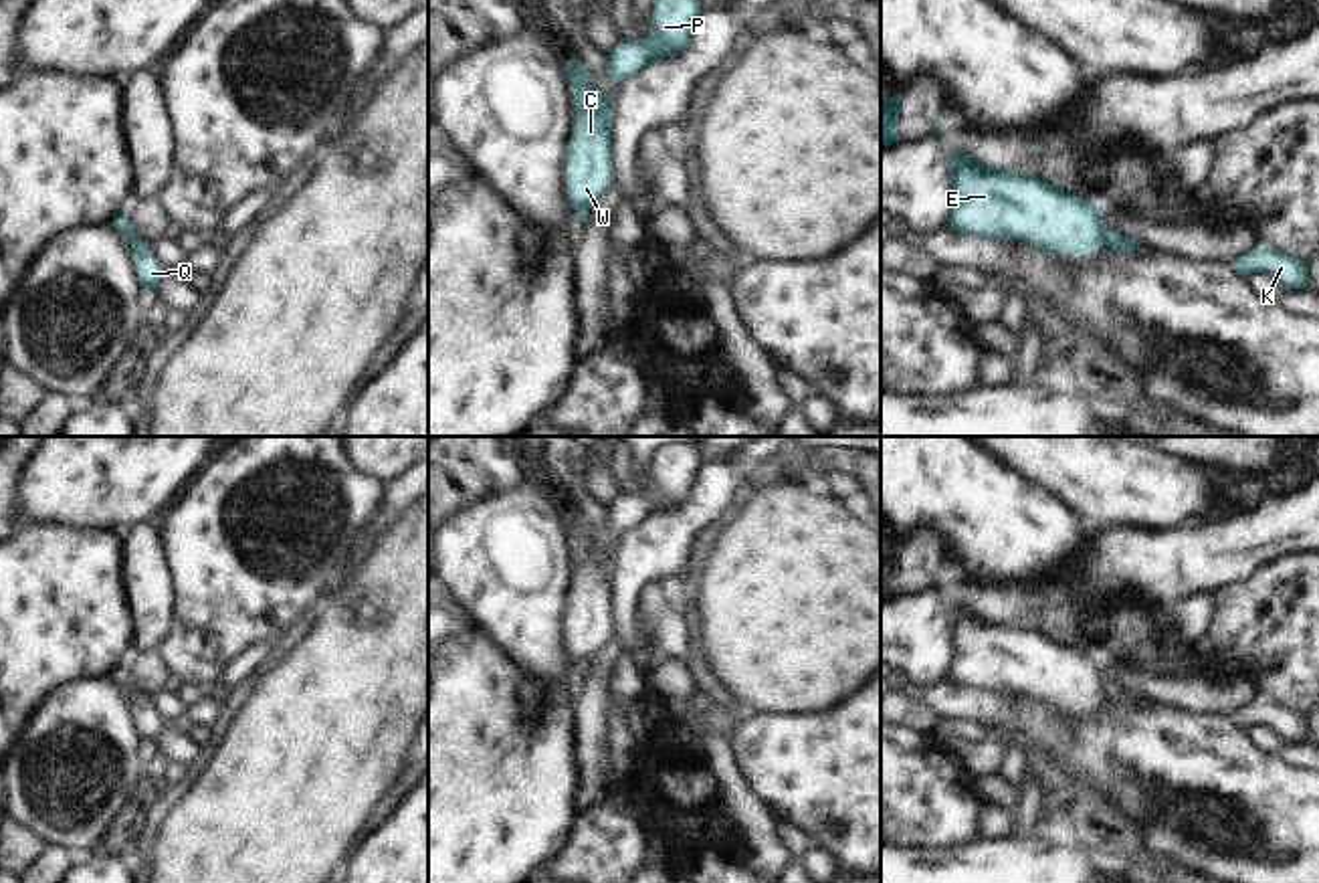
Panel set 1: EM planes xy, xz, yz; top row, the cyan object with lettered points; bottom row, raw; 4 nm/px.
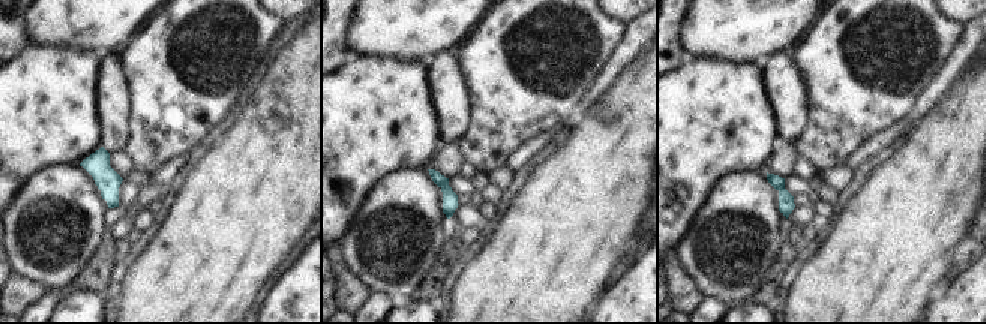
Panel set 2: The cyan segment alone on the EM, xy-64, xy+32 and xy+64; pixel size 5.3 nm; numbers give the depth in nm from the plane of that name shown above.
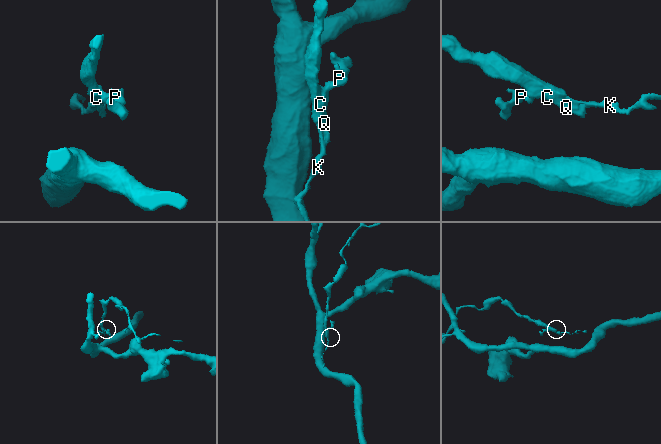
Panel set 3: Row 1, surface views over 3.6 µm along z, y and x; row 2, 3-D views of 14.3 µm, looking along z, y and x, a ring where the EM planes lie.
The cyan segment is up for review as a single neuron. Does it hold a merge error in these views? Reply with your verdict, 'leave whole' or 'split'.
split

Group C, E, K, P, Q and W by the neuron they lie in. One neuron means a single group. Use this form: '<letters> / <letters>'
C E P Q W / K

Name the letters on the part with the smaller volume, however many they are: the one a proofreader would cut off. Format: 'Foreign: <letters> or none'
Foreign: K

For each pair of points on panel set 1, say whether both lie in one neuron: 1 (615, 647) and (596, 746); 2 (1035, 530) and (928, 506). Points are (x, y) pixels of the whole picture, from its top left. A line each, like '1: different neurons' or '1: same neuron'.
1: same neuron
2: same neuron

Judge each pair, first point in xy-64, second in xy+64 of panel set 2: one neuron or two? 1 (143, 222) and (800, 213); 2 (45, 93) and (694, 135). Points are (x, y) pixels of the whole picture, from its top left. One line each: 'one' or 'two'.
1: one
2: one

